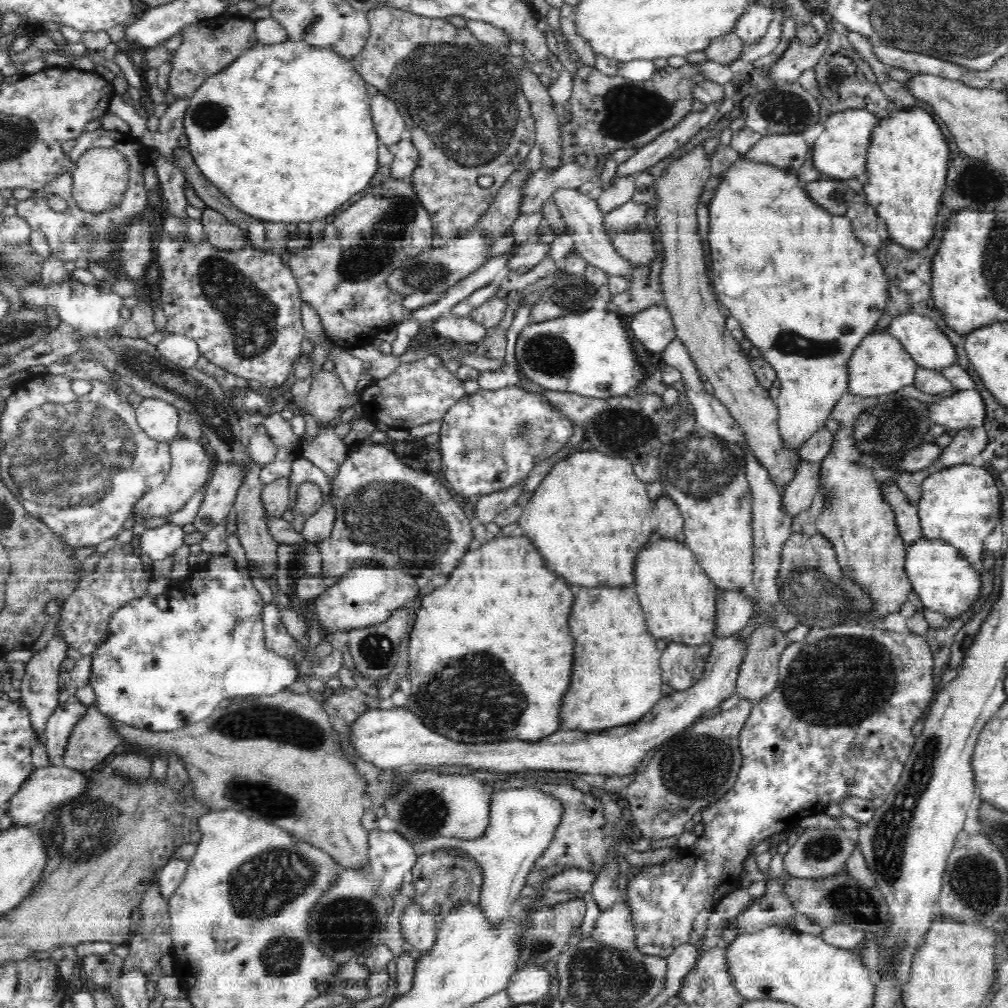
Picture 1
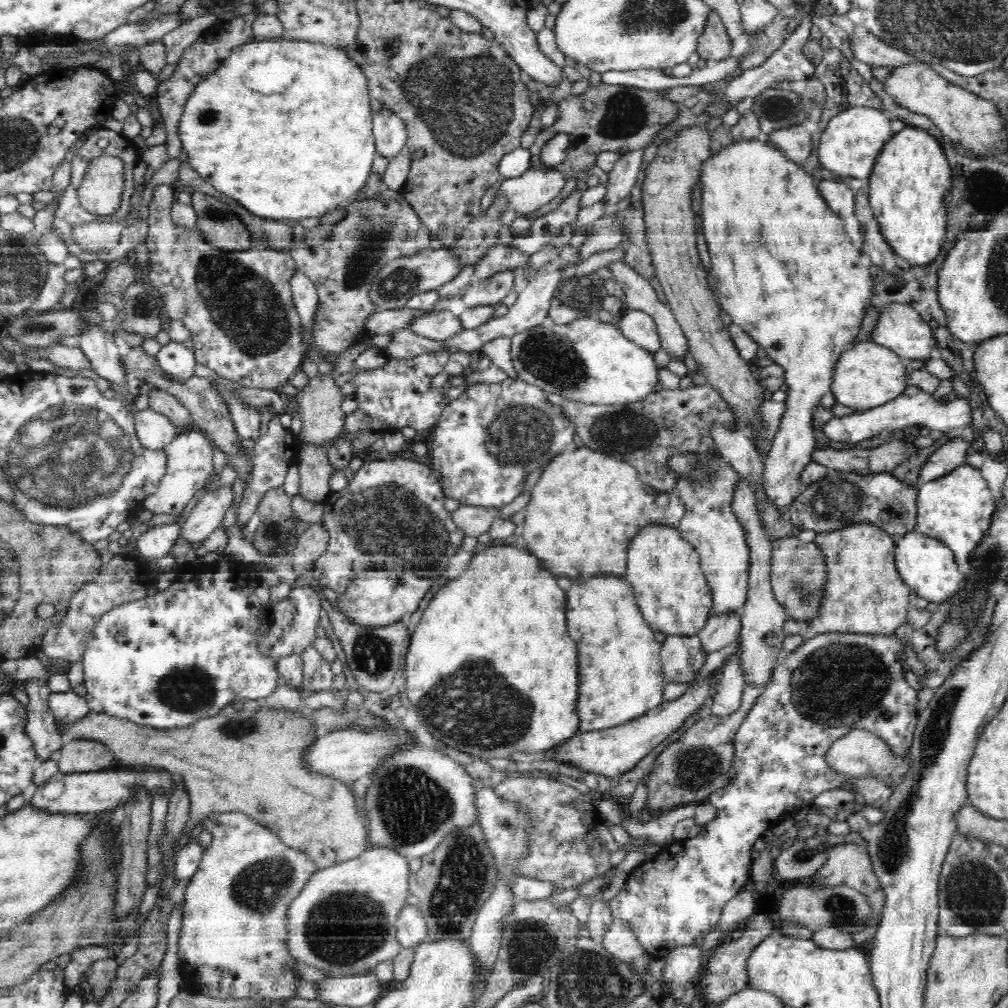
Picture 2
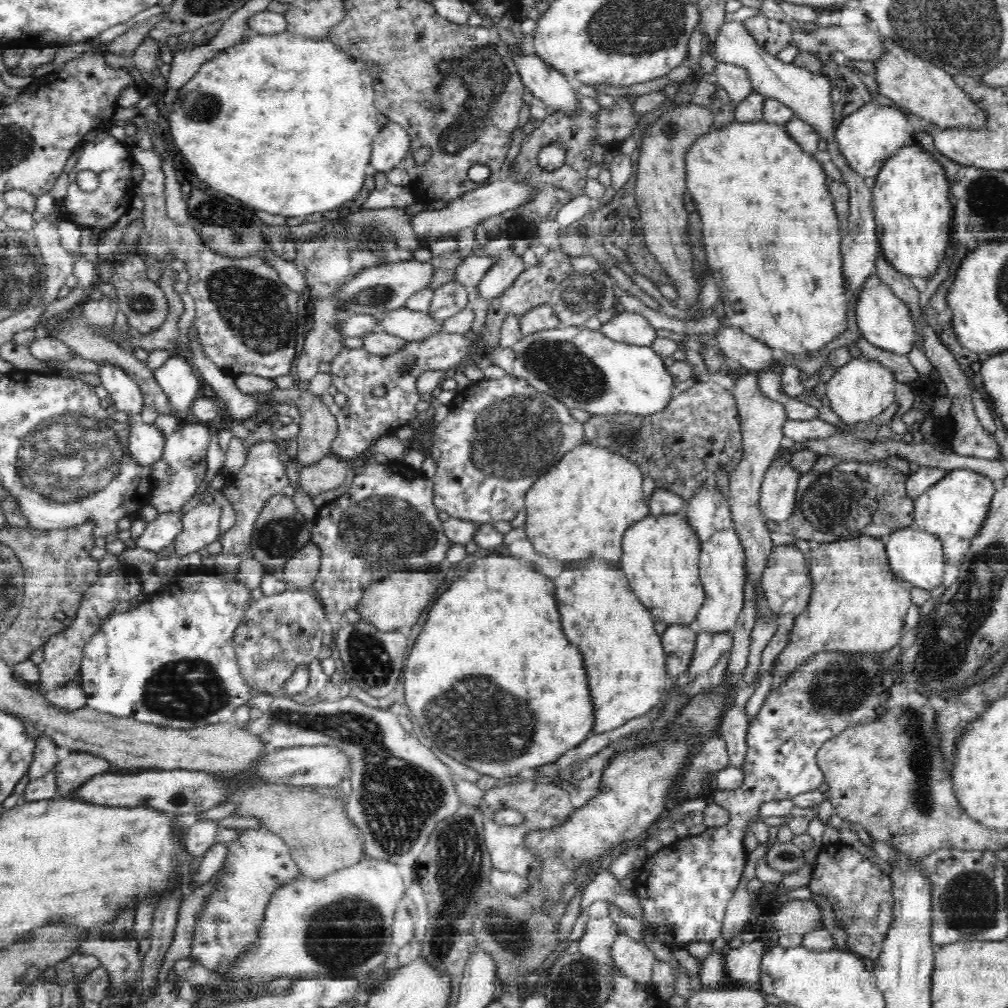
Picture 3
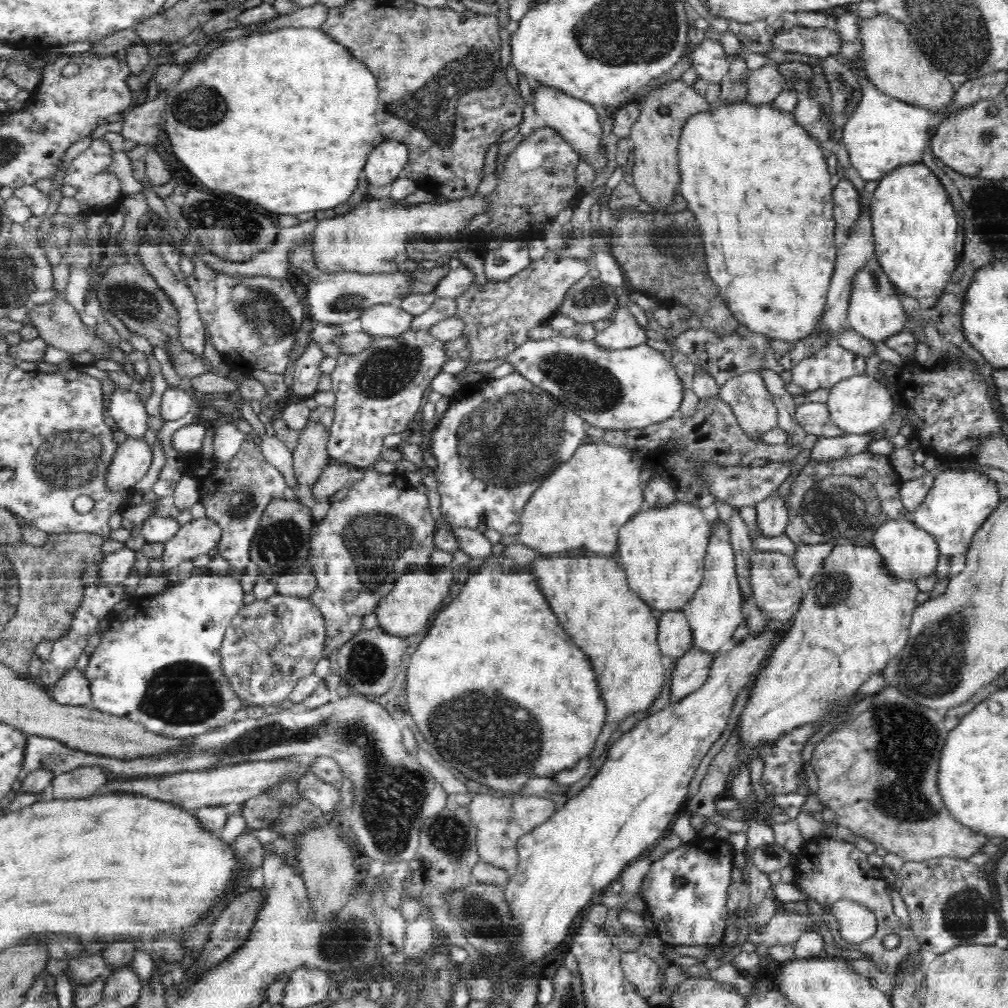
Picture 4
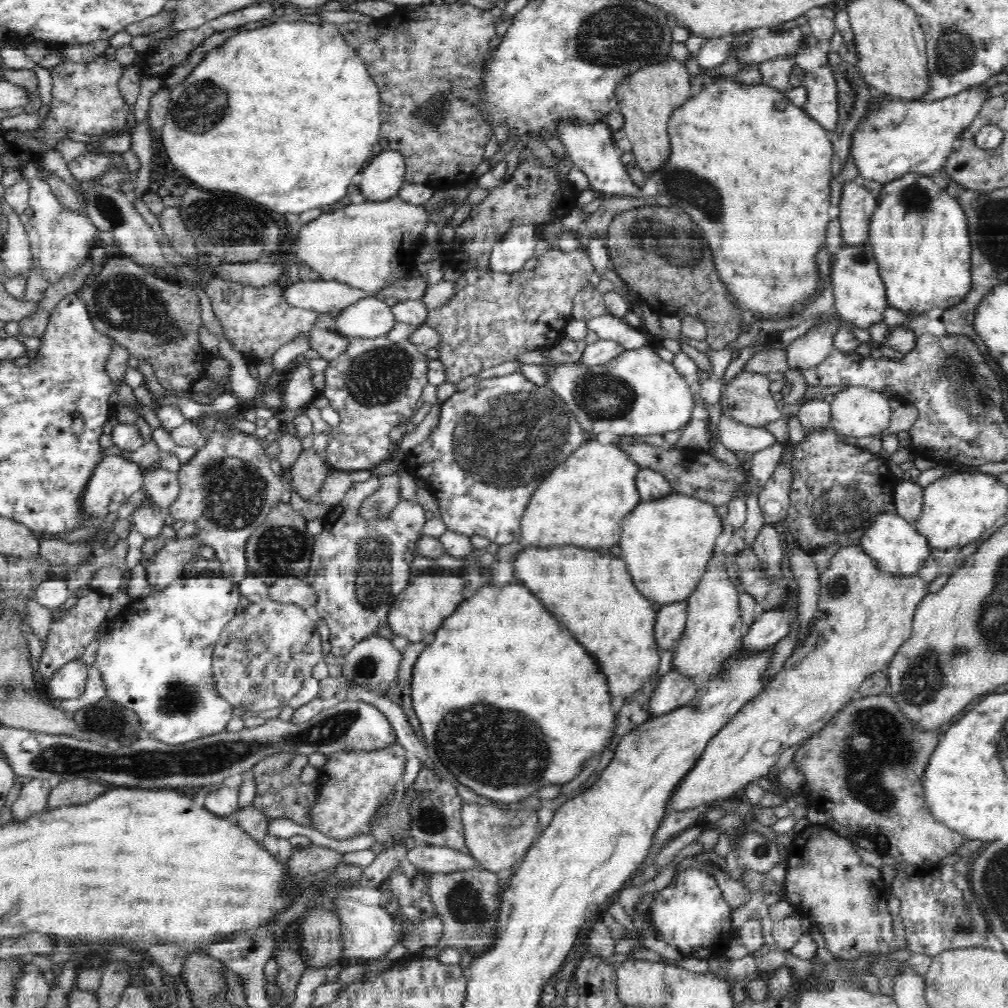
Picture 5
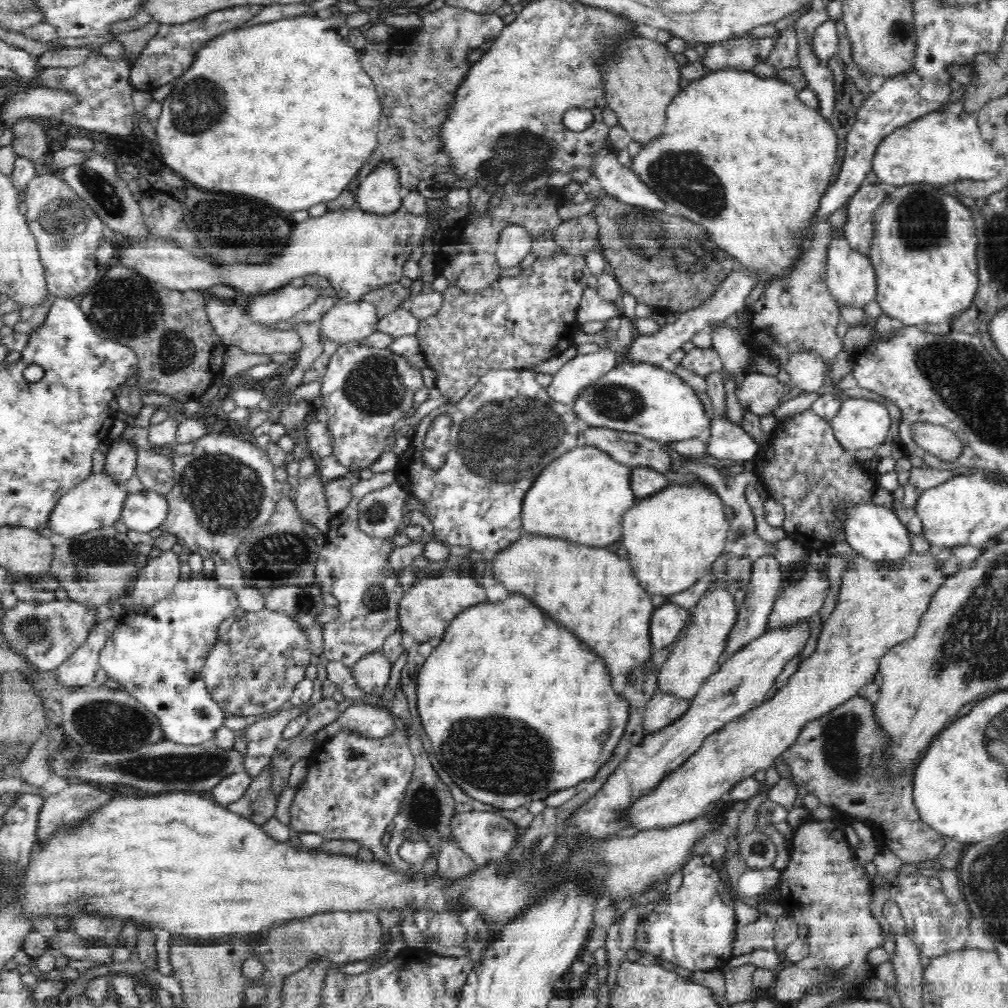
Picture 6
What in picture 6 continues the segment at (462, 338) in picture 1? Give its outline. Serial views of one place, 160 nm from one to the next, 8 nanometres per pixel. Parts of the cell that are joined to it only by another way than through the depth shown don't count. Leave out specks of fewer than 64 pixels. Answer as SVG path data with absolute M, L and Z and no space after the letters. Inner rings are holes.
M363 300L339 302L330 308L319 323L322 335L340 345L364 340L378 328L376 307Z

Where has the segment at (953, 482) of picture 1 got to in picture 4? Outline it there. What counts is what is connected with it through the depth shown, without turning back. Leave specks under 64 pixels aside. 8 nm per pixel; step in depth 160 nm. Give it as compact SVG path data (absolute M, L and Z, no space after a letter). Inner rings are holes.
M948 469L937 472L932 488L911 514L913 523L932 534L938 543L940 554L953 557L964 554L970 548L972 538L986 522L986 518L1001 502L998 485L988 476L972 469Z

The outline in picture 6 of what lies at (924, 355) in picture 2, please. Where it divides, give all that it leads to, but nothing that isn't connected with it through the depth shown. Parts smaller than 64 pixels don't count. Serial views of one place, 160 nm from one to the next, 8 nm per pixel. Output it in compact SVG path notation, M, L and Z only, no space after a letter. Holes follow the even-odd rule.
M842 225L831 230L826 270L827 287L839 306L852 306L862 309L868 302L875 301L877 278L870 257L860 254L860 251L852 250L850 243L844 237Z

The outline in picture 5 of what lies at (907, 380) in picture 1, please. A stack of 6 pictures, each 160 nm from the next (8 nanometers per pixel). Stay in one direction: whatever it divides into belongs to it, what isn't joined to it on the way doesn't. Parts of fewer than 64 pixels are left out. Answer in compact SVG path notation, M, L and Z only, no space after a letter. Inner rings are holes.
M848 386L833 396L831 401L831 419L829 426L843 436L876 436L886 431L891 419L889 398L879 391L864 386Z

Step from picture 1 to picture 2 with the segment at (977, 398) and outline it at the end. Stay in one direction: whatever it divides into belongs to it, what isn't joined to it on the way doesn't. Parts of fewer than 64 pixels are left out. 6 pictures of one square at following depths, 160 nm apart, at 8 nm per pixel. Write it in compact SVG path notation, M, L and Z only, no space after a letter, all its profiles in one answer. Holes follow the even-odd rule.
M907 386L907 389L900 396L882 404L880 406L865 410L856 411L843 417L832 417L828 419L828 422L821 426L821 433L829 440L841 443L859 443L866 438L874 438L882 432L888 432L888 430L898 430L898 428L906 428L908 426L911 430L915 430L917 427L926 426L930 429L940 430L946 435L949 435L952 439L961 437L966 433L969 433L972 429L972 409L968 400L963 398L952 396L947 403L939 403L938 399L934 399L932 394L922 391L916 386Z

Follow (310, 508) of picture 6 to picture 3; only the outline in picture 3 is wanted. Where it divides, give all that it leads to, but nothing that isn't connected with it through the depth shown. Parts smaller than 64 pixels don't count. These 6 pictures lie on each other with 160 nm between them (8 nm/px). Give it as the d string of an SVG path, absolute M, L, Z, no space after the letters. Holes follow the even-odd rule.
M297 384L292 389L276 389L270 390L268 394L254 394L256 398L260 398L264 403L267 401L288 403L300 411L301 421L299 425L299 433L297 435L297 456L295 457L297 466L310 466L317 464L322 458L331 455L331 444L336 436L339 426L334 415L335 408L329 408L320 397L313 396L310 392L299 390Z

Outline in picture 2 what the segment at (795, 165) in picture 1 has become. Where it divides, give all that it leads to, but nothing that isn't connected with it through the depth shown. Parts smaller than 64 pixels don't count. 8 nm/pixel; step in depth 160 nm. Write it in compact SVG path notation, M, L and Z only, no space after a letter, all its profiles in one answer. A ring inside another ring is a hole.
M803 125L789 126L771 132L765 138L768 143L778 147L778 151L794 160L794 162L805 162L812 152L812 137Z

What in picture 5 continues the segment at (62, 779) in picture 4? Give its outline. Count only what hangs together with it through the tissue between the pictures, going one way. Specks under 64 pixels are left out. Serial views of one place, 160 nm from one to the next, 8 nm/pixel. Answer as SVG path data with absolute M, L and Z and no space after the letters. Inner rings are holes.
M84 778L62 781L50 791L45 810L88 803L107 791L104 786L106 785L102 782L92 782L91 779Z

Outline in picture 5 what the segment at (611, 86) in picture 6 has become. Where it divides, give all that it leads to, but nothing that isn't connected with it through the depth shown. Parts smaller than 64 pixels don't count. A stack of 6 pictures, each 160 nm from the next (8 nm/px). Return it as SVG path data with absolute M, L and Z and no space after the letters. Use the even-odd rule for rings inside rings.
M668 57L660 64L646 65L636 70L615 90L619 99L617 109L625 120L622 129L630 139L636 165L644 171L646 177L658 172L670 158L671 142L667 124L672 114L690 100L697 90L690 85L690 77L684 63Z

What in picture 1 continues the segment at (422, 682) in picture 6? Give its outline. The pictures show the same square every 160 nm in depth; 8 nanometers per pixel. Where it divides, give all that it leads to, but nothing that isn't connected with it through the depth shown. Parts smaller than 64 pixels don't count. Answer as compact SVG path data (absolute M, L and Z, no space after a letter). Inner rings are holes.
M526 535L498 537L484 542L482 546L473 551L468 550L460 558L456 568L450 572L447 583L428 594L417 610L407 644L409 669L412 670L412 696L410 696L409 710L412 710L430 730L455 739L456 742L468 742L468 744L504 742L506 738L536 742L540 738L554 734L560 728L560 698L564 696L564 690L568 690L568 682L572 678L574 638L568 630L568 618L572 612L572 604L574 604L574 594L568 590L568 584L544 566L544 558L540 556L540 551L534 548L534 543Z

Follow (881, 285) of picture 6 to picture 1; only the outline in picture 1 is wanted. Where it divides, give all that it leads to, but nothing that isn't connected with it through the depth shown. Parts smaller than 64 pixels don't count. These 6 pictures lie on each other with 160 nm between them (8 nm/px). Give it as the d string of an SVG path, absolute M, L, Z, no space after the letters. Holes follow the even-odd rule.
M922 109L908 110L908 112L894 112L890 118L882 120L882 122L878 120L876 128L872 130L872 140L870 140L868 152L866 152L867 181L863 184L863 190L866 193L866 198L868 198L867 203L873 206L876 209L877 215L884 220L884 226L886 226L890 240L897 242L908 250L922 250L930 242L930 238L935 235L934 222L936 222L936 214L940 210L940 198L942 198L946 186L950 149L943 131L935 119L932 112L924 112Z

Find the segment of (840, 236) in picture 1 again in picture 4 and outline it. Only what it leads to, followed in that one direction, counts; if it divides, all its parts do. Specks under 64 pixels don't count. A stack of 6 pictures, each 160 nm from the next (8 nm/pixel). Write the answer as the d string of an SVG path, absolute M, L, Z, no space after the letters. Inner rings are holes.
M744 100L724 105L720 101L711 107L707 113L688 119L680 133L678 192L686 200L687 209L695 214L709 275L733 318L756 336L766 334L770 340L794 344L814 334L814 324L823 320L837 259L832 212L835 186L830 186L822 146L795 124L793 115L774 110L771 104L754 106ZM777 490L755 505L757 509L756 527L767 538L776 538L784 534L789 523L787 505L776 492Z

